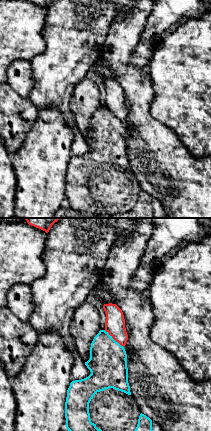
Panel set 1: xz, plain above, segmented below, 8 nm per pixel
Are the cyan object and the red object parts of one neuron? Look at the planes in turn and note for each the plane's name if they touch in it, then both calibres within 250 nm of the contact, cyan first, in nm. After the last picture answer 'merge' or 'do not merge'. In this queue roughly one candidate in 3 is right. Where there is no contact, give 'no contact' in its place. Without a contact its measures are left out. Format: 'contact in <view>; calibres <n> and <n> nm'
contact in xz; calibres 300 and 160 nm

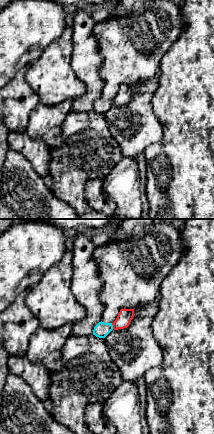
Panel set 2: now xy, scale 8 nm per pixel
contact in xy; calibres 120 and 120 nm

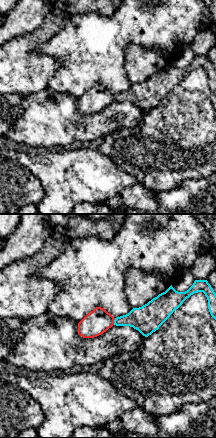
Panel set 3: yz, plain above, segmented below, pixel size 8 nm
contact in yz; calibres 220 and 200 nm

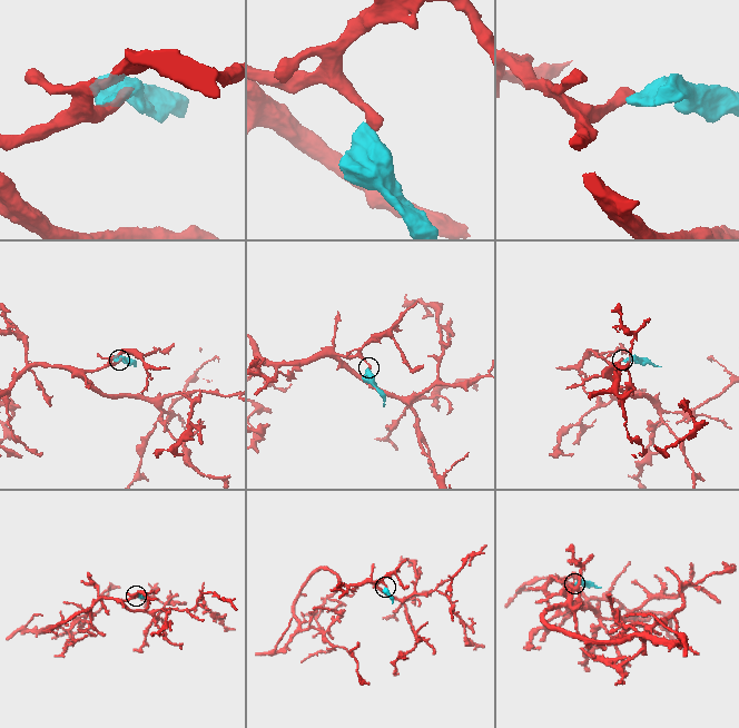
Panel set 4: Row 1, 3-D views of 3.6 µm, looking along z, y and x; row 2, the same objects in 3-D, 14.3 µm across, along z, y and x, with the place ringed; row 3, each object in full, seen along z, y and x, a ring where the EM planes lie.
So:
do not merge

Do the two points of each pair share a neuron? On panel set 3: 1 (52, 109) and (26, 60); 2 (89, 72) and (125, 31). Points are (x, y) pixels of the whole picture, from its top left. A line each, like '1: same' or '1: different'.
1: different
2: same

